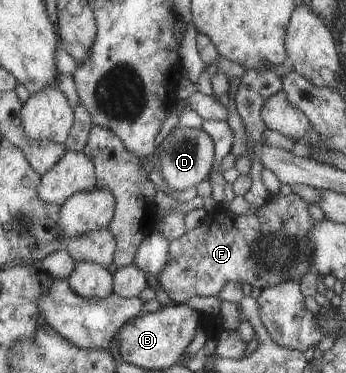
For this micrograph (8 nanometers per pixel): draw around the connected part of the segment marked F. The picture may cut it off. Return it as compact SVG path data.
M293 192L286 196L278 193L273 196L272 200L267 199L258 209L251 209L245 215L237 215L229 209L216 205L206 213L206 217L197 227L170 242L167 262L159 273L158 281L175 305L184 304L194 295L217 296L226 281L249 283L252 287L259 287L263 290L265 287L271 287L271 285L277 285L289 279L300 282L305 273L313 270L315 243L310 238L313 223L311 223L307 201Z

